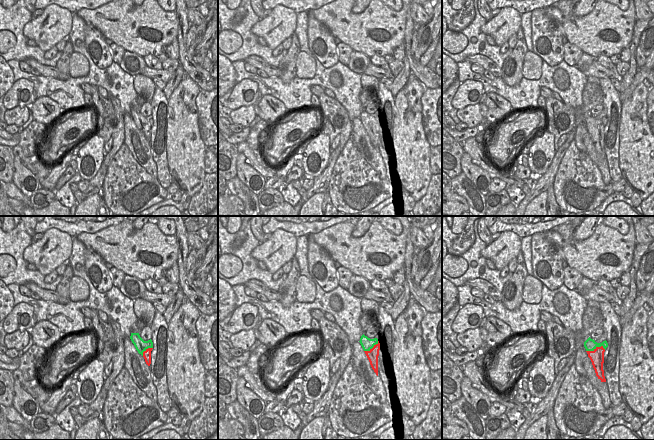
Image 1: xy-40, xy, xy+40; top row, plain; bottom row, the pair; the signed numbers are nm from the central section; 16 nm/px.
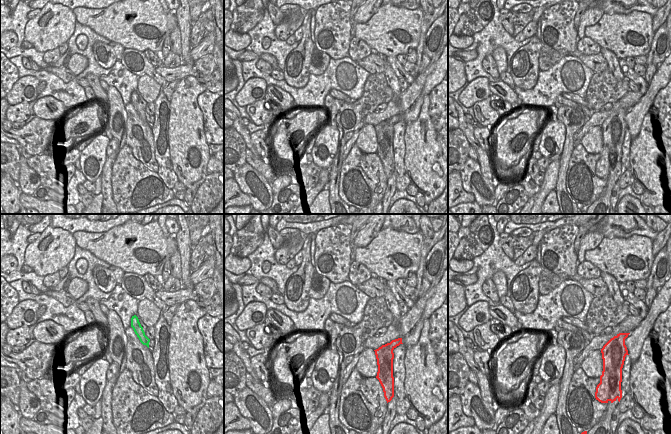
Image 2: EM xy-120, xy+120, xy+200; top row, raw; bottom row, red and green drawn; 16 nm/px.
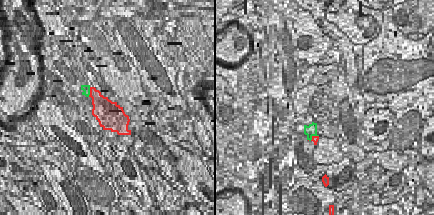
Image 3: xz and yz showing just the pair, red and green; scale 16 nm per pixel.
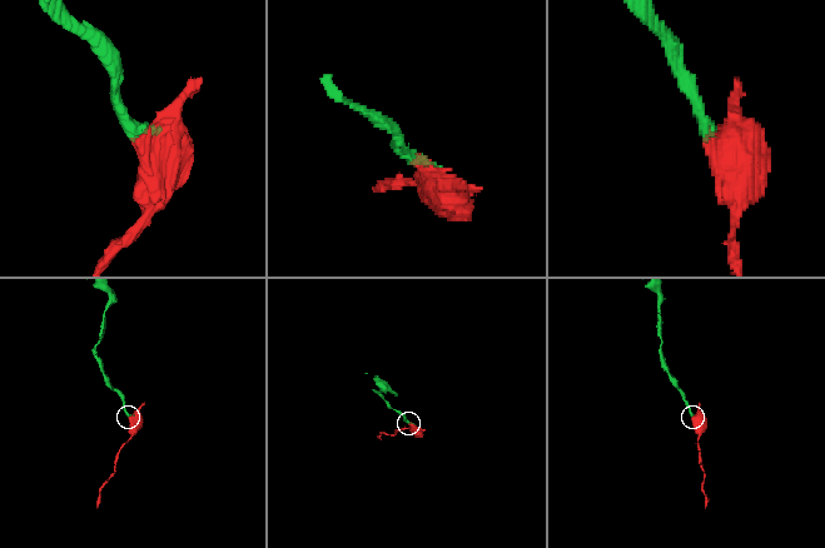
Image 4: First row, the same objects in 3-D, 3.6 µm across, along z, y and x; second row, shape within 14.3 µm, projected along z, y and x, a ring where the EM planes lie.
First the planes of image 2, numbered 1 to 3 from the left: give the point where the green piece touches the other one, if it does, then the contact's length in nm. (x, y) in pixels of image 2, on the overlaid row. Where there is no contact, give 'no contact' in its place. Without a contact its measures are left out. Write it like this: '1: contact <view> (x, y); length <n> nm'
1: no contact
2: no contact
3: no contact

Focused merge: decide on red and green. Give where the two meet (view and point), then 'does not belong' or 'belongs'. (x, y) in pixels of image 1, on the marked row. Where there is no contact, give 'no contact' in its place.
meets red in xy+40 at (596, 347); does not belong

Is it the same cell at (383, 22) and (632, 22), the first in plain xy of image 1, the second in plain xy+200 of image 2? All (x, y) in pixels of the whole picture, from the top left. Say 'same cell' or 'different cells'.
same cell

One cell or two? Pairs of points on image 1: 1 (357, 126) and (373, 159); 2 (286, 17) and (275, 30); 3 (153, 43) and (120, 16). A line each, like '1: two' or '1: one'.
1: one
2: one
3: one

